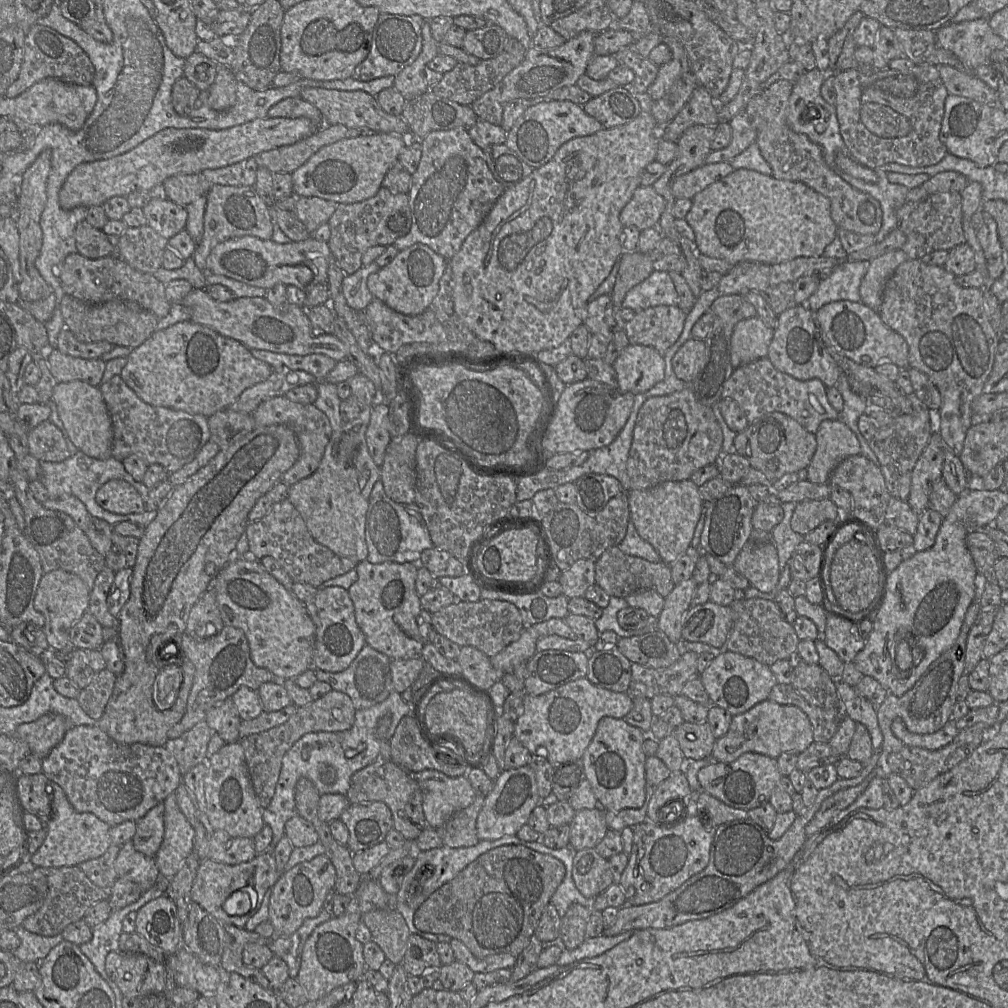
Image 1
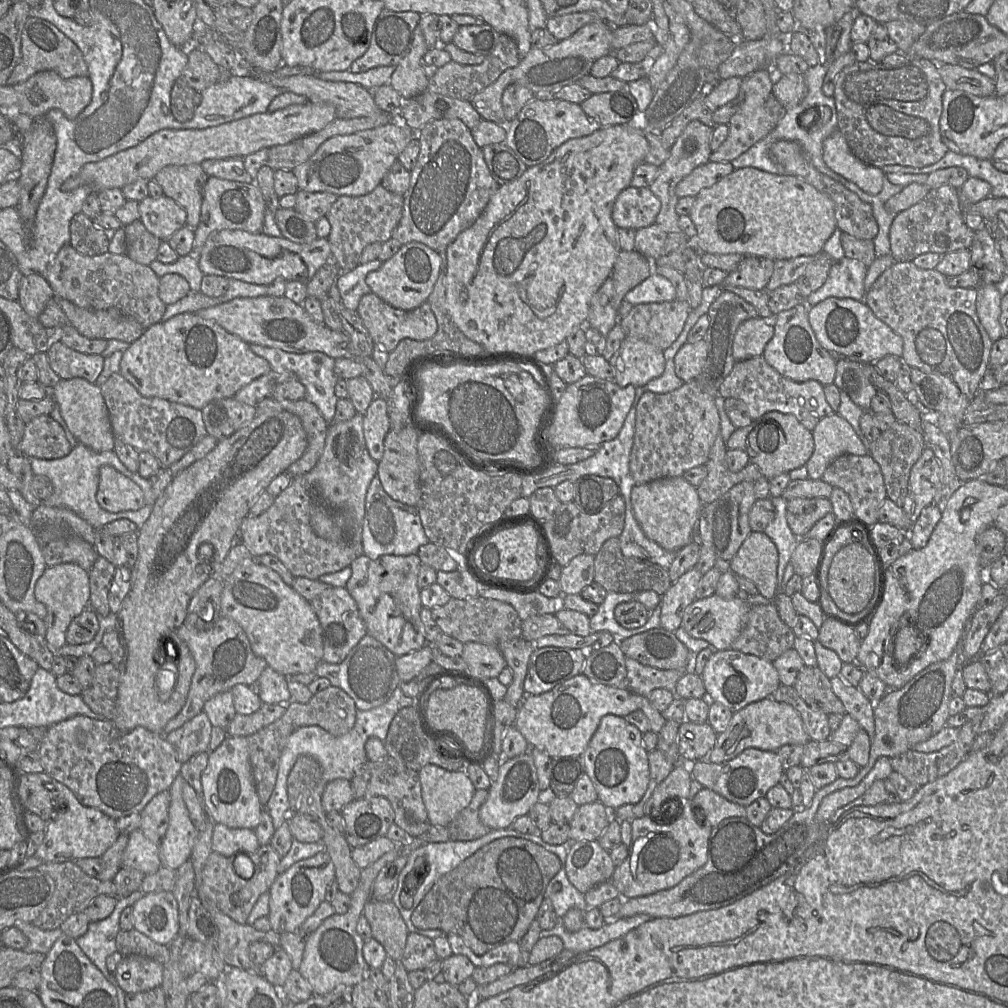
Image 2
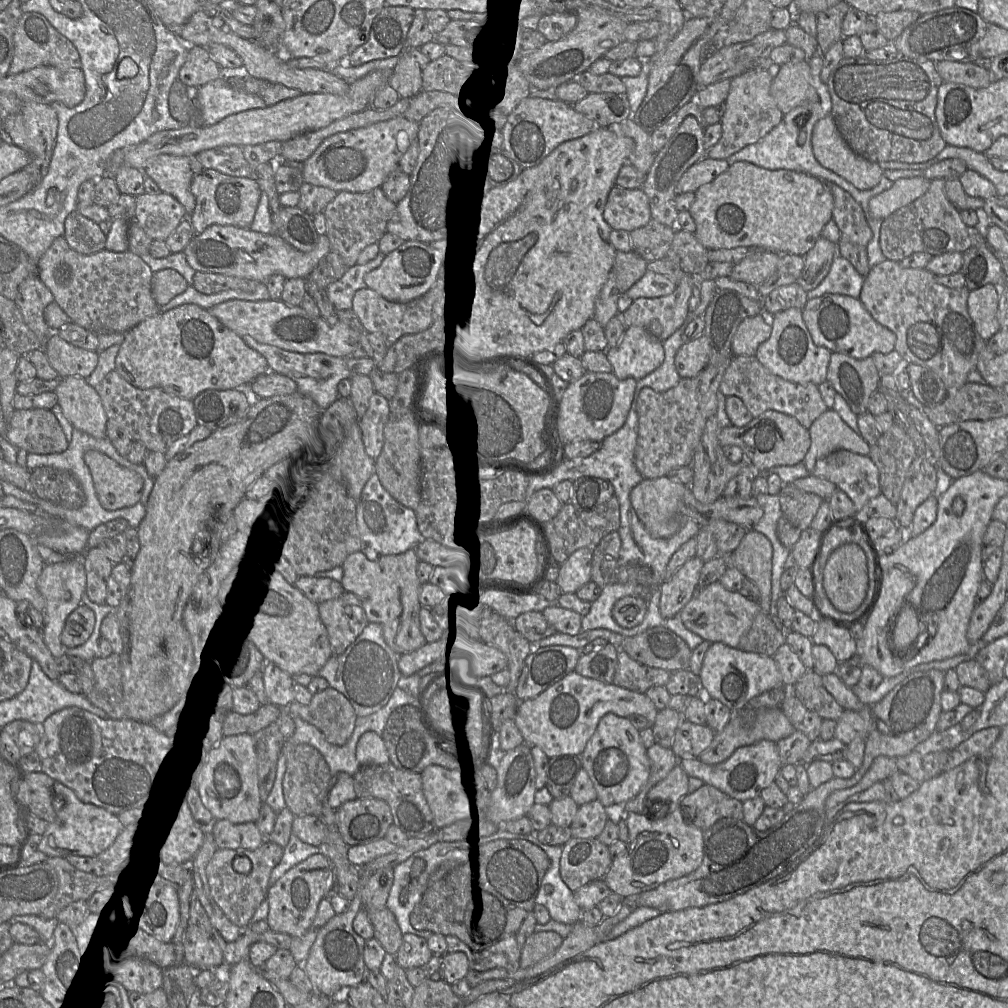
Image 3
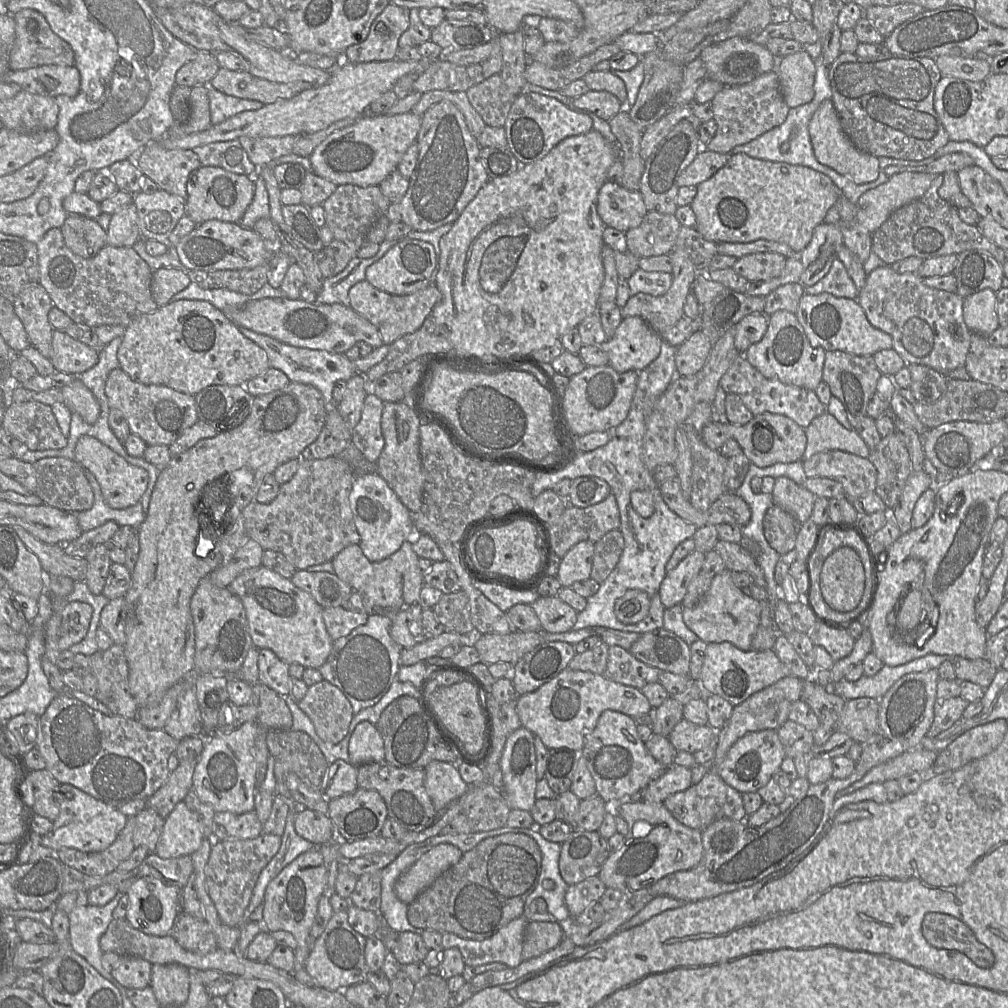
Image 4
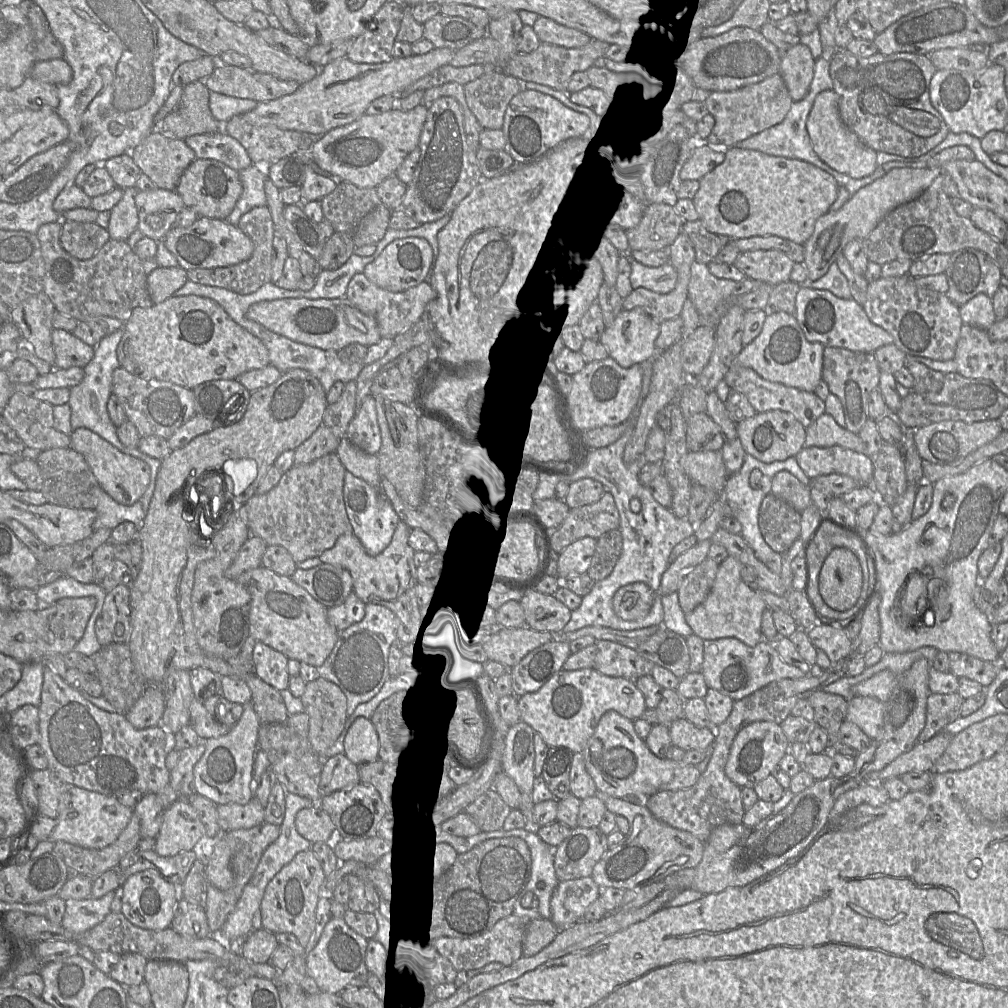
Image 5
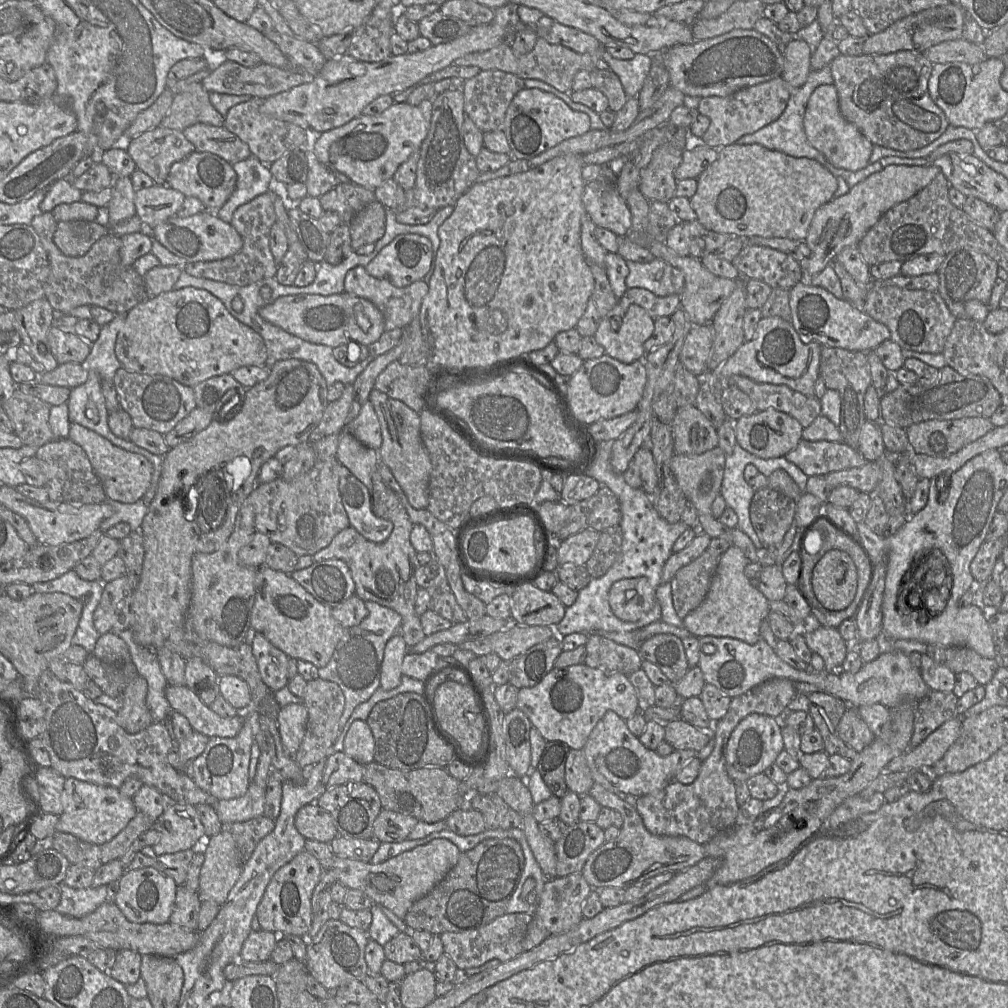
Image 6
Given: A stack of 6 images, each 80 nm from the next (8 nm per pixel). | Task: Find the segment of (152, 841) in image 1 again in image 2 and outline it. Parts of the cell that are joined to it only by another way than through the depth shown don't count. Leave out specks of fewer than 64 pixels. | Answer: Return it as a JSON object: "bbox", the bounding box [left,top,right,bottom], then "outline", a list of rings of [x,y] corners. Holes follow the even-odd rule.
{"bbox":[139,790,169,844],"outline":[[[169,790],[155,795],[141,811],[139,829],[151,841],[160,844],[168,828]]]}

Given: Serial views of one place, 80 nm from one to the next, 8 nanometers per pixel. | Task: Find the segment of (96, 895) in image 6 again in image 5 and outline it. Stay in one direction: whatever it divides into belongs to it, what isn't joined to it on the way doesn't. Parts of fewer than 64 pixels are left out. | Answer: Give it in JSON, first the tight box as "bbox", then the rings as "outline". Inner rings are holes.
{"bbox":[62,891,115,935],"outline":[[[110,891],[100,898],[66,900],[62,926],[74,935],[90,930],[111,912],[110,905],[114,895],[115,891]]]}

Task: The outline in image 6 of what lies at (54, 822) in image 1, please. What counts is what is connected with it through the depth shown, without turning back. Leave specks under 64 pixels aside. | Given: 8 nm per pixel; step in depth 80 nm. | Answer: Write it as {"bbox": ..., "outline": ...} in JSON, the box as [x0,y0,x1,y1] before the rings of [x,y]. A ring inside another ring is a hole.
{"bbox":[55,778,138,844],"outline":[[[66,778],[62,792],[63,812],[55,831],[69,833],[78,839],[104,844],[120,833],[138,812],[132,798],[124,797],[110,786],[96,785],[76,778]]]}

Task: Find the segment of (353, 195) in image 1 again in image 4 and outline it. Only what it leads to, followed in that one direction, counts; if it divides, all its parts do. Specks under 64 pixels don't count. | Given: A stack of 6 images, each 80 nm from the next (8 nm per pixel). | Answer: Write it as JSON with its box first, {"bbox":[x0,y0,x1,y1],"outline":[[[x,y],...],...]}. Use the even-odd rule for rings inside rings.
{"bbox":[310,112,422,187],"outline":[[[412,112],[395,115],[366,113],[354,124],[334,131],[314,149],[310,161],[316,175],[336,185],[368,187],[379,185],[397,169],[403,155],[417,141],[422,117]]]}

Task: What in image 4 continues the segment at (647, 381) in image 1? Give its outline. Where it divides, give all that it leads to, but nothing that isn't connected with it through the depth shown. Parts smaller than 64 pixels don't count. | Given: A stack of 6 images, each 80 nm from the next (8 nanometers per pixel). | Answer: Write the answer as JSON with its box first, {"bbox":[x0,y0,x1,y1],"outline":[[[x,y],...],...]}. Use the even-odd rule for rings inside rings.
{"bbox":[600,316,662,372],"outline":[[[638,316],[624,318],[614,335],[600,347],[617,372],[641,371],[660,354],[662,337]]]}

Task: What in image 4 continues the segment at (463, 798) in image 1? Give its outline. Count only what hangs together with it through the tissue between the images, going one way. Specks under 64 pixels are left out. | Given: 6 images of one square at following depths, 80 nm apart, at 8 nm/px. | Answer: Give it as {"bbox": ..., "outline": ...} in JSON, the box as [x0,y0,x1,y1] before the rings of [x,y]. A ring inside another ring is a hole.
{"bbox":[424,761,469,812],"outline":[[[433,761],[424,768],[424,771],[424,787],[437,812],[468,790],[469,785],[461,778],[457,764]]]}

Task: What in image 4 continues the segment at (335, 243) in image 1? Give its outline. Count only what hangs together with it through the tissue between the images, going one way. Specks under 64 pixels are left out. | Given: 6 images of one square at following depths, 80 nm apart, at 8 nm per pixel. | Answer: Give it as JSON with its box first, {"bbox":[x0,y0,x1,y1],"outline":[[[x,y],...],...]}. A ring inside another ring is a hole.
{"bbox":[323,184,389,256],"outline":[[[353,184],[337,185],[335,191],[323,203],[325,225],[336,240],[345,243],[357,256],[364,245],[366,235],[379,218],[387,214],[389,200],[382,194],[379,185],[360,187]]]}

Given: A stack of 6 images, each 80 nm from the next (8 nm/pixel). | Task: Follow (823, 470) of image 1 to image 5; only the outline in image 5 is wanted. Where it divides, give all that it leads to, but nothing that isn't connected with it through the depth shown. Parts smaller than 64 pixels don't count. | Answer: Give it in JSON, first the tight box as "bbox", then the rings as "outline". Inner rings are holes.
{"bbox":[805,412,867,455],"outline":[[[826,412],[805,429],[806,447],[841,446],[867,455],[866,445],[861,440],[859,433],[855,434],[839,426],[834,418]]]}

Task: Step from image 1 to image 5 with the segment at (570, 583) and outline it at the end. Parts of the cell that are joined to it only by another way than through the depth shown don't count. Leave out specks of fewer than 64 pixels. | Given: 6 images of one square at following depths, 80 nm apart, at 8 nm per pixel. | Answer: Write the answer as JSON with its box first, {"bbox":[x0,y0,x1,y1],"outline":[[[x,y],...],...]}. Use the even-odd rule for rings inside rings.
{"bbox":[558,537,597,577],"outline":[[[584,537],[568,545],[558,556],[558,577],[587,573],[596,549],[597,539]]]}

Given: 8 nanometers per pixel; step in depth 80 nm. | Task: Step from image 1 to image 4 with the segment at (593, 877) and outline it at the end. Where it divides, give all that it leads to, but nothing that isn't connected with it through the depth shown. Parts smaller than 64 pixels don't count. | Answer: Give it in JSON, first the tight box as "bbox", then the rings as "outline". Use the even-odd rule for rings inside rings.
{"bbox":[560,830,609,886],"outline":[[[574,830],[569,838],[561,843],[560,874],[569,886],[589,877],[598,876],[609,855],[608,840],[603,838],[598,831]]]}

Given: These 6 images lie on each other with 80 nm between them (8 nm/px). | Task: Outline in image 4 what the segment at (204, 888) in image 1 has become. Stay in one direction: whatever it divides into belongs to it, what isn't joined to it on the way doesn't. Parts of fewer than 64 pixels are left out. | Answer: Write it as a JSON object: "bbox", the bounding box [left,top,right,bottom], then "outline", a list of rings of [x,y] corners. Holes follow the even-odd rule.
{"bbox":[205,833,281,926],"outline":[[[261,833],[256,838],[244,840],[221,840],[212,845],[205,867],[205,883],[221,921],[228,926],[241,926],[244,913],[252,897],[253,889],[261,871],[278,852],[281,837]]]}

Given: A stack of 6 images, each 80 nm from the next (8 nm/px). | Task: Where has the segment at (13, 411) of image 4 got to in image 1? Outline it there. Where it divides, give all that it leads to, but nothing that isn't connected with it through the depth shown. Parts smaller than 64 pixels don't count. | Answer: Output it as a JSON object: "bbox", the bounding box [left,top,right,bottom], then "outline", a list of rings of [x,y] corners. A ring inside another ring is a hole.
{"bbox":[27,420,70,462],"outline":[[[46,420],[27,434],[29,451],[39,461],[62,462],[70,457],[70,452],[61,431]]]}

